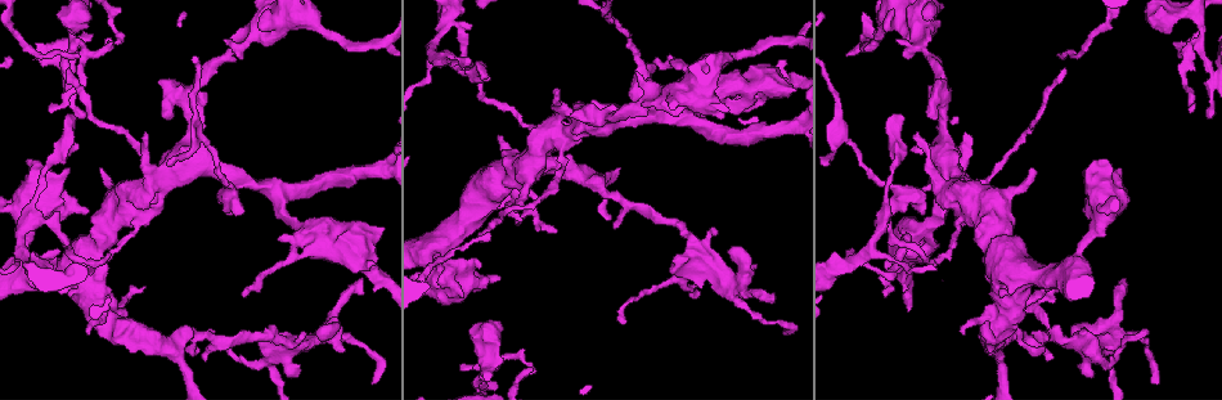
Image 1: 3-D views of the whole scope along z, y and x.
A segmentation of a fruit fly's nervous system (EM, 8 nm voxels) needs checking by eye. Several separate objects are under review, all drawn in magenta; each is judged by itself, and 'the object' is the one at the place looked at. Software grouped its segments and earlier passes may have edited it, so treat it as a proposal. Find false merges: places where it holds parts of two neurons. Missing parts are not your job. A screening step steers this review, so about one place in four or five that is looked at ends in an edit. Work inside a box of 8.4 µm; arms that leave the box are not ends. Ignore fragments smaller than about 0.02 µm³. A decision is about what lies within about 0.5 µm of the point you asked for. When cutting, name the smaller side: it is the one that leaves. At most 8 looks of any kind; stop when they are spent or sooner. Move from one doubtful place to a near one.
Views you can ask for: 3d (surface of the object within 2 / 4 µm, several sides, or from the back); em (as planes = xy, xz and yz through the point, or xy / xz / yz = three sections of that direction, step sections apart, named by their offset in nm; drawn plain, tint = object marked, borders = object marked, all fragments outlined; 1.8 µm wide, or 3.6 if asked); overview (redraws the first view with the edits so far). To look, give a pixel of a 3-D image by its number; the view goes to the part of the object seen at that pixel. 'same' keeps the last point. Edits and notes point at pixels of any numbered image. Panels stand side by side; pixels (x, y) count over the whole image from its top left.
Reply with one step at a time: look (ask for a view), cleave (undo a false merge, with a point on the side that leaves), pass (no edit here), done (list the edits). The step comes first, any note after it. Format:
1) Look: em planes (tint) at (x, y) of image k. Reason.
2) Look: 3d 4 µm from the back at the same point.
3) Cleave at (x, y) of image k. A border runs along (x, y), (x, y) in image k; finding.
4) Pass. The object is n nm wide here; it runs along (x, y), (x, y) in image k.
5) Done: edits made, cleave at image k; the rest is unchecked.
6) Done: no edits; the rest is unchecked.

Look: 3d 4 µm from the back at (343, 252) of image 1. Three-way junction.

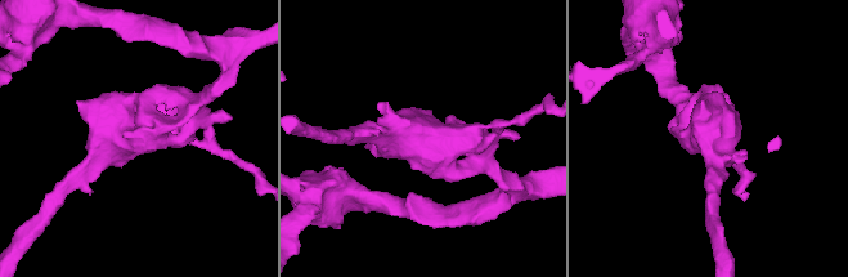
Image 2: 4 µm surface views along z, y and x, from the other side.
Look: em xz step 4 (tint) at (136, 138) of image 2.

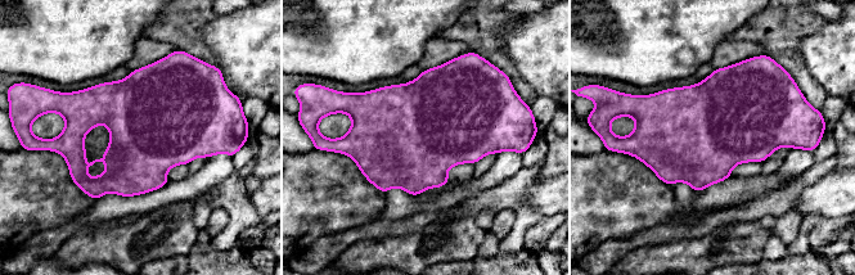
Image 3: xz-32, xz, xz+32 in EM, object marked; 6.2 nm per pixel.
Pass. Continuous, no second neuron.

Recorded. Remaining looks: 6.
Look: em 3.6 µm planes (tint) at (114, 220) of image 1. Abrupt turn.

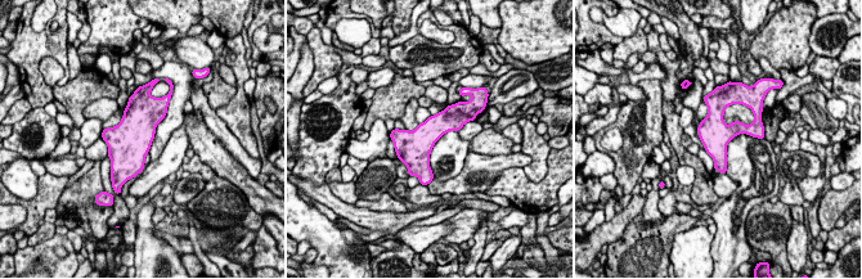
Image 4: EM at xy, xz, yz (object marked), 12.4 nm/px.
Pass. All the same neuron.

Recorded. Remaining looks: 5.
Look: em xz step 8 (tint) at (37, 259) of image 1. Sharp bend.

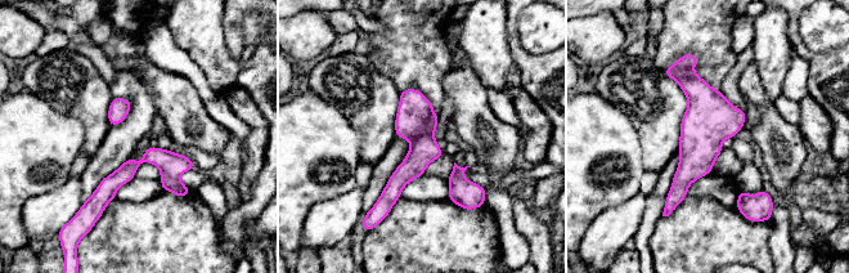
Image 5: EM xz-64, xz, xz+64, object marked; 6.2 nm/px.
Look: em planes (borders) at the same point. Another direction.

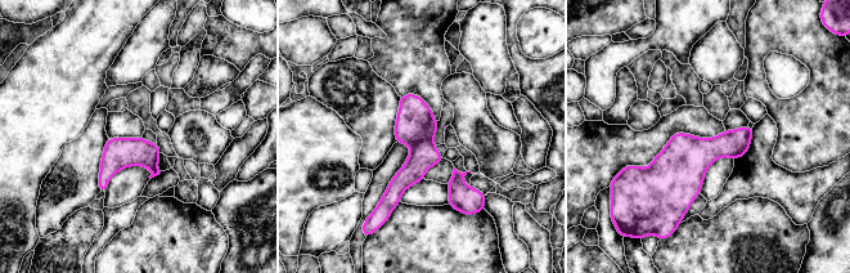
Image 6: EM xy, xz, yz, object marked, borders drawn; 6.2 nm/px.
Pass. The object is 200 nm wide here; it runs along (414, 97), (417, 165), (382, 205) in image 6; one neuron here.

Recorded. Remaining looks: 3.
Done: no edits; the rest is unchecked.

